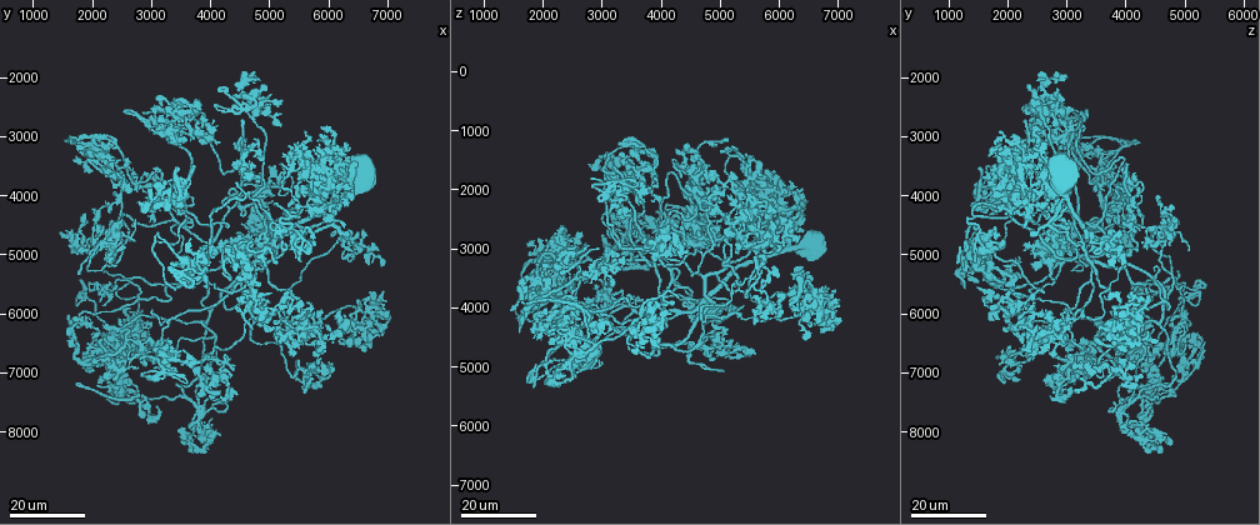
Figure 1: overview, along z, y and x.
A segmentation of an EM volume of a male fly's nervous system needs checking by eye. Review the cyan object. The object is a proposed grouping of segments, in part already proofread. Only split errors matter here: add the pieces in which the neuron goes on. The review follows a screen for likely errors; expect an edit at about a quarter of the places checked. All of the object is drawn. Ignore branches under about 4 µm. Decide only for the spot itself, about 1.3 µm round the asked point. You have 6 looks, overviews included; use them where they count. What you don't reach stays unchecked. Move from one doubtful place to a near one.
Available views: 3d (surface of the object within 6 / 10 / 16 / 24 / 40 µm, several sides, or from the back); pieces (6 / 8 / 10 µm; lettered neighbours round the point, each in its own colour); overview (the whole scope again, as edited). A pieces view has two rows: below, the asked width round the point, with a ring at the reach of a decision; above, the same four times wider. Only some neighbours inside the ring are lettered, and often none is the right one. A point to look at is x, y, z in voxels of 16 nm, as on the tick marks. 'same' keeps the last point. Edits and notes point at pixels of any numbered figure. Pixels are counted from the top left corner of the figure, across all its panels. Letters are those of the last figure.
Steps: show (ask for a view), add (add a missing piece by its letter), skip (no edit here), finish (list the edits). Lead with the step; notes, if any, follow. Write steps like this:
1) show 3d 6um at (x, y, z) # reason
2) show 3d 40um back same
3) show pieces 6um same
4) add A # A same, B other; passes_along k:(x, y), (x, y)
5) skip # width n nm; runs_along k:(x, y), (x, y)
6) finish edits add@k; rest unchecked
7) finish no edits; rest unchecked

show 3d 24um at (5700, 7200, 3350) # branch stops here

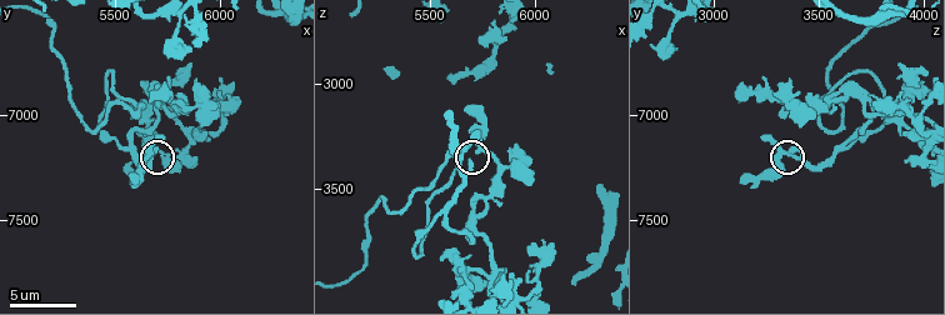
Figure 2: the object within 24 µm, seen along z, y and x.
show pieces 10um at (5680, 7170, 3360)

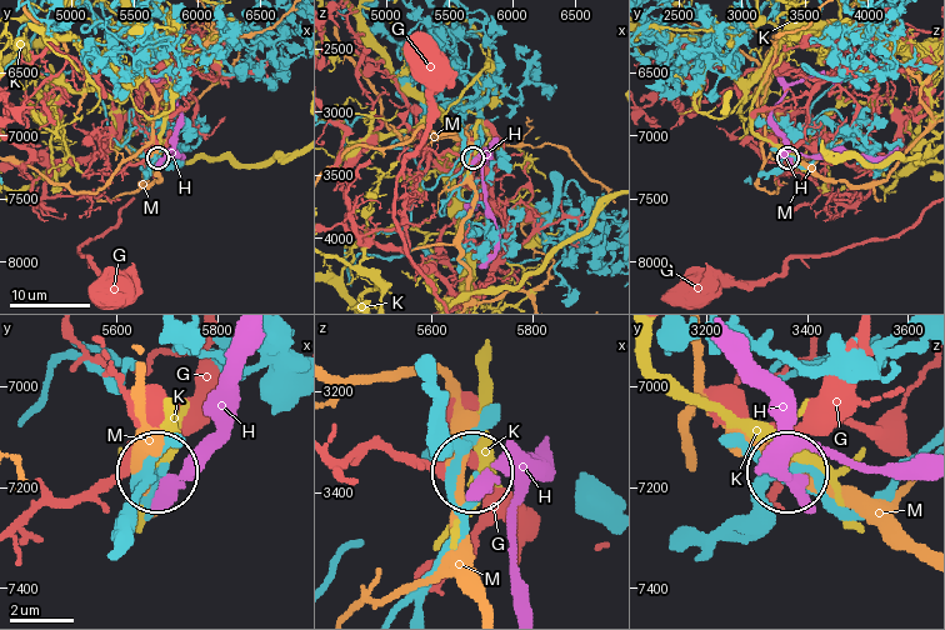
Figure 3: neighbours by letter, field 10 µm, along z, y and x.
skip # G other, H other, K other, M other; runs_along 3:(448, 175), (441, 215), (440, 206), (474, 158); no lettered piece goes on from it

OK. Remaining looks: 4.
show 3d 16um at (4450, 3800, 1850)

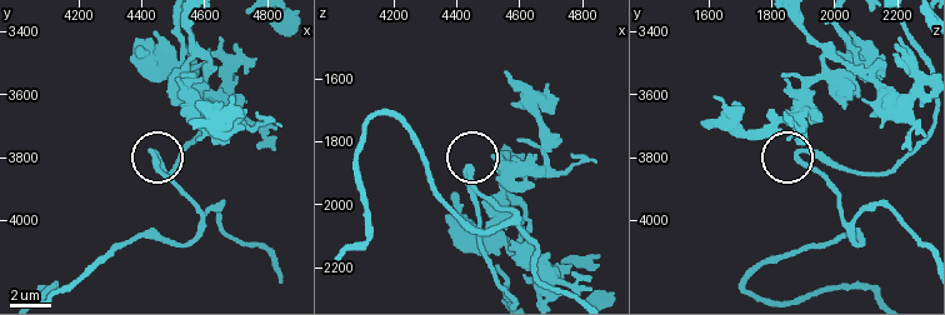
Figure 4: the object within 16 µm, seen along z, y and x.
show pieces 10um at (4440, 3790, 1880)

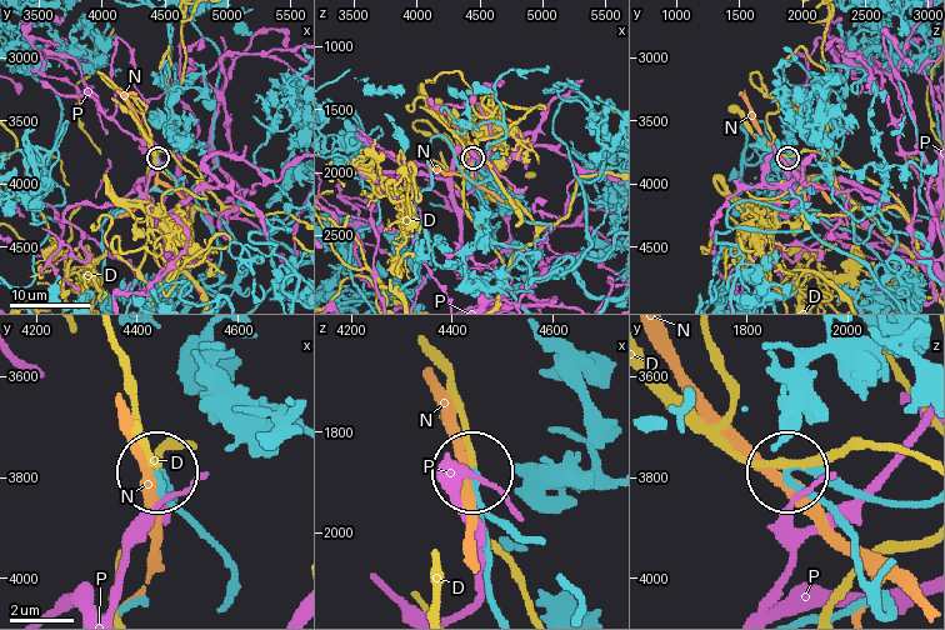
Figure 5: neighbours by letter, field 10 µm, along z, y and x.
skip # D other, N other, P other; runs_along 5:(230, 571), (169, 501), (160, 478); none of them fits

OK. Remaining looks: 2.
show 3d 24um at (5100, 5150, 1150) # end of a long branch

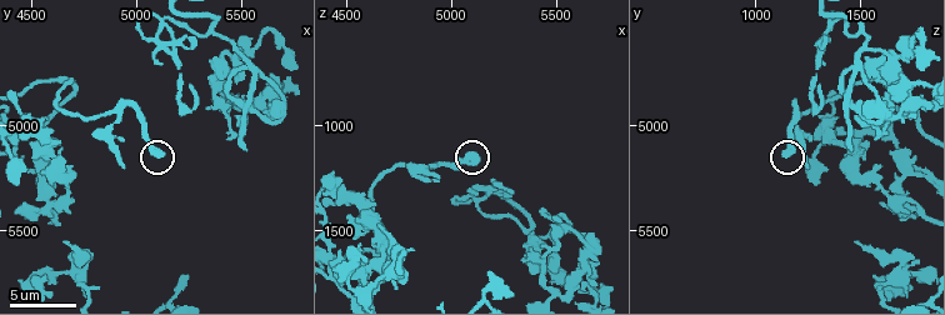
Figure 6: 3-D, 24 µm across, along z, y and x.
show pieces 8um at (5110, 5130, 1140)

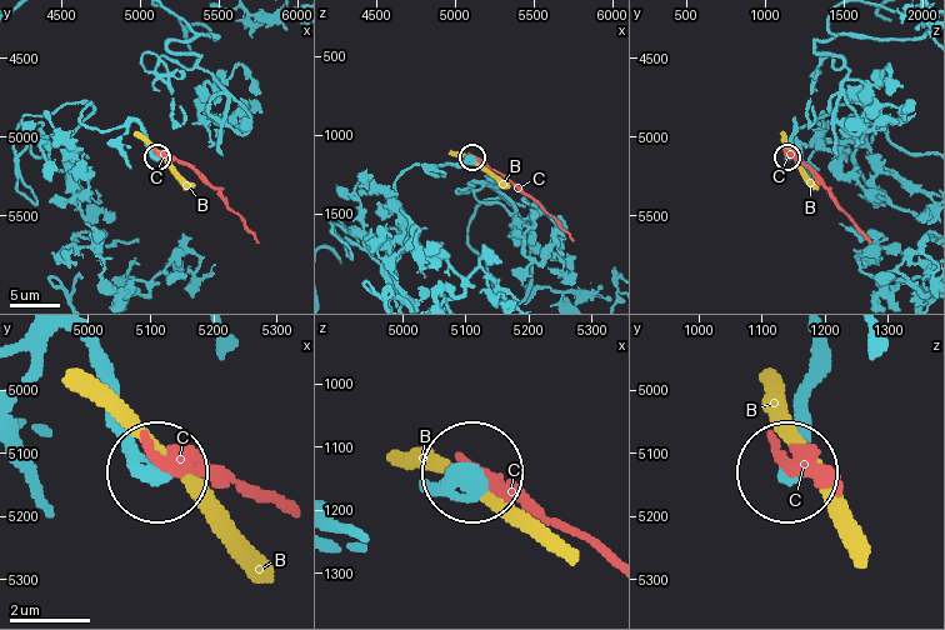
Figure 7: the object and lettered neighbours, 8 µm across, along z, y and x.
skip # B other, C other; runs_along 7:(408, 235), (398, 179), (418, 166), (471, 155); none of them fits

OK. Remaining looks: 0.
finish no edits; rest unchecked

